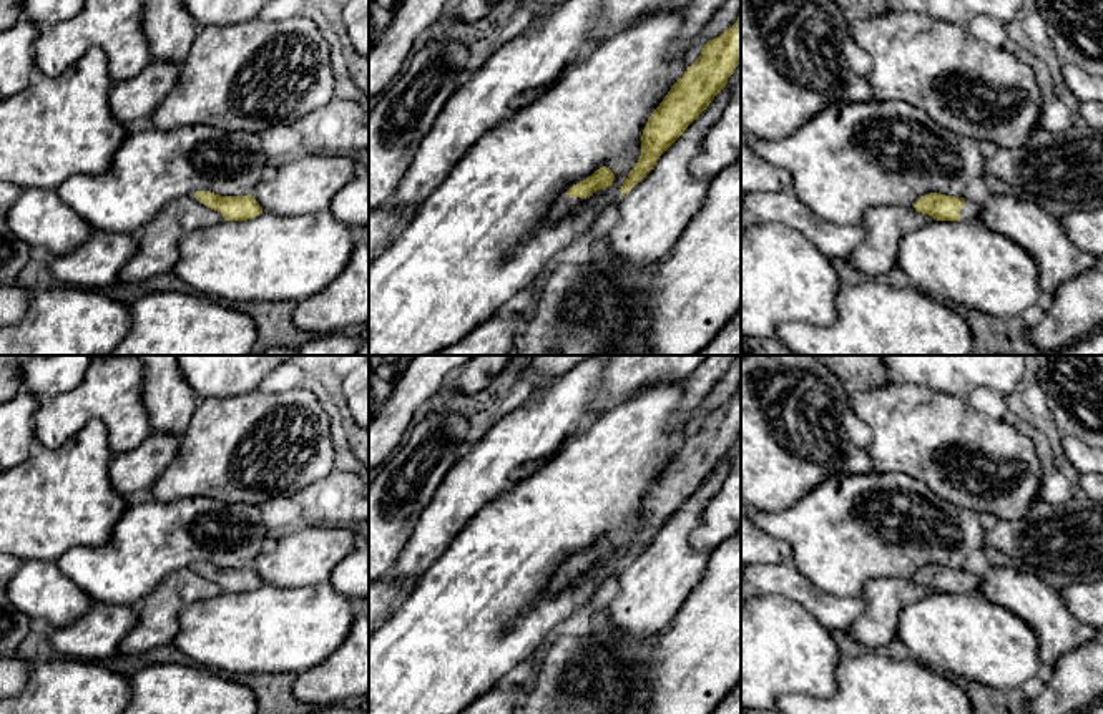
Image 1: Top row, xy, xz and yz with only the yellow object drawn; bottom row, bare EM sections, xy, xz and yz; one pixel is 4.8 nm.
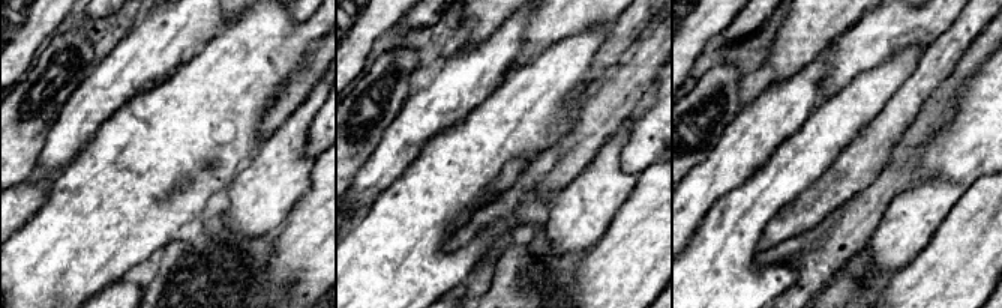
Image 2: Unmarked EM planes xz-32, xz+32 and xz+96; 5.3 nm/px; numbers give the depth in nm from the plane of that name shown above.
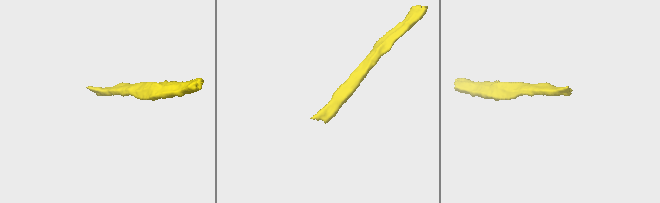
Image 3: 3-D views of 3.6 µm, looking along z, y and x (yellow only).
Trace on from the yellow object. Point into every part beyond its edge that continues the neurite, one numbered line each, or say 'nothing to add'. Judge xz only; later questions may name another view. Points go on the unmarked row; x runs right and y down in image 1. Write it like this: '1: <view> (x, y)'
1: xz (567, 577)

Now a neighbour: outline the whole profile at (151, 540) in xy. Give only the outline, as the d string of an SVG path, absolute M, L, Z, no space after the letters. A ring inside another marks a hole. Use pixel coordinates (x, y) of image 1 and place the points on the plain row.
M143 496L130 503L105 545L75 546L56 560L56 566L95 603L136 608L168 575L181 568L196 563L249 568L267 546L257 505L223 503L208 496L161 503Z

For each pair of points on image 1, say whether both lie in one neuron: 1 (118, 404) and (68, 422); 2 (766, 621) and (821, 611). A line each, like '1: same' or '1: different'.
1: same
2: different

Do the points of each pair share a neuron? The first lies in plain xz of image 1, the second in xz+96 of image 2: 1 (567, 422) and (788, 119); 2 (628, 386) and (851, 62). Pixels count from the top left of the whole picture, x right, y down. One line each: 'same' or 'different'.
1: same
2: same

